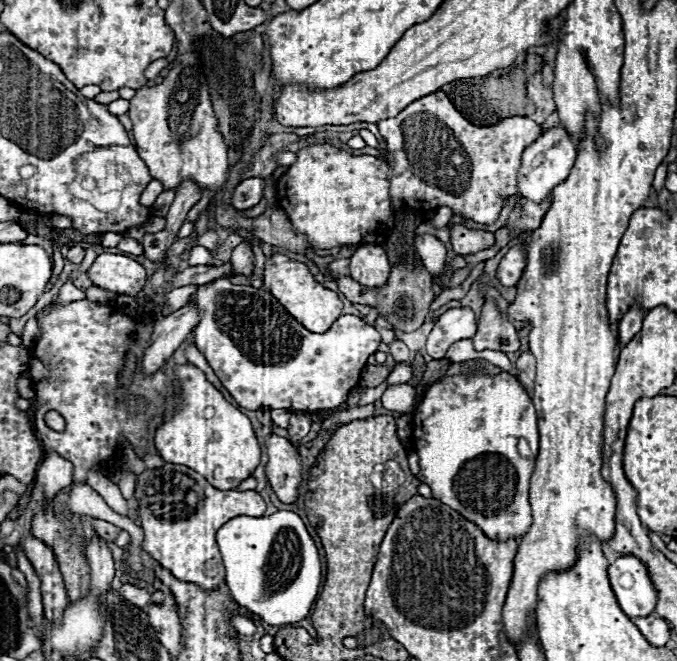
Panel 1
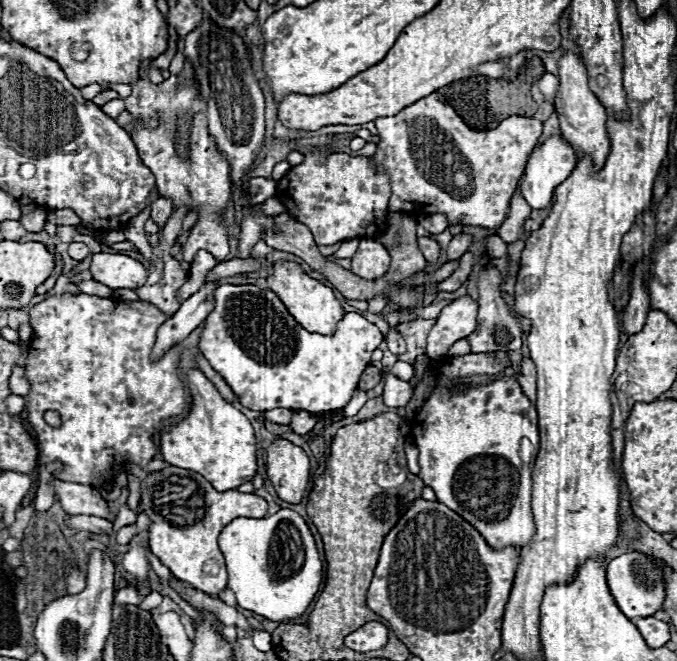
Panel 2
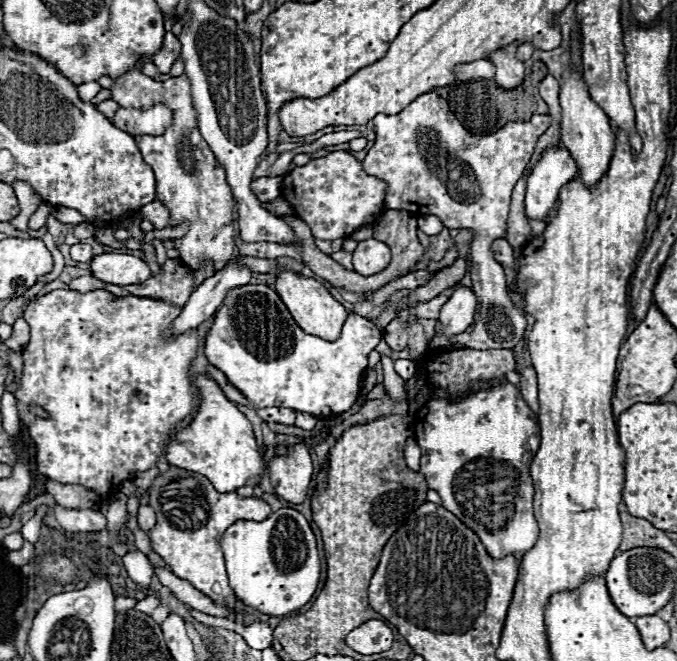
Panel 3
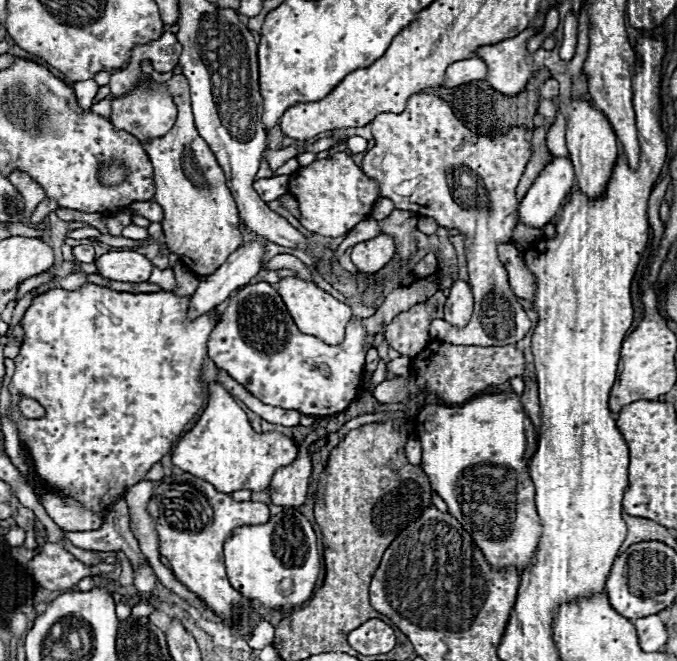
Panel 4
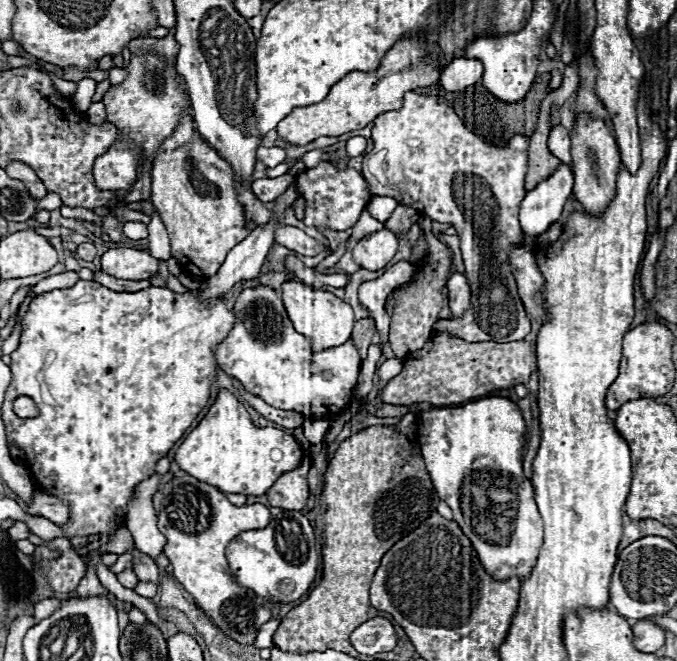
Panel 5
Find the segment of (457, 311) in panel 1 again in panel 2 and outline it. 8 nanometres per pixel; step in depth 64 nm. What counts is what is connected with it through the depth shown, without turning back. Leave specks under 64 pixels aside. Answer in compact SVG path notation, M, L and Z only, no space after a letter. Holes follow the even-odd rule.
M470 296L456 298L450 306L446 306L438 316L436 326L428 334L426 354L432 360L444 358L454 342L472 334L476 328L476 310L478 304Z

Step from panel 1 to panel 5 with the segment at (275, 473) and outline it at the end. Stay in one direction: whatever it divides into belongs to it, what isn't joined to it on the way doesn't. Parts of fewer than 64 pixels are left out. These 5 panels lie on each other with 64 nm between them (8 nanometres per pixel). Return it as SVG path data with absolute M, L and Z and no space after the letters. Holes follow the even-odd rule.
M304 456L300 466L280 474L274 486L268 490L270 506L278 506L284 510L302 510L308 500L308 482L306 482L308 470L310 458Z

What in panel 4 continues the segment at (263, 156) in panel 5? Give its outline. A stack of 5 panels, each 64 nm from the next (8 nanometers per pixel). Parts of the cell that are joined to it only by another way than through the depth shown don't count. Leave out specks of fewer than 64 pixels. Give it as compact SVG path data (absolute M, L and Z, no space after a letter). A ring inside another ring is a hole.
M296 146L282 148L282 150L266 150L266 152L264 152L264 158L268 160L268 164L270 164L272 170L278 170L278 168L284 166L290 158L296 158L296 156L298 156L298 148L296 148Z

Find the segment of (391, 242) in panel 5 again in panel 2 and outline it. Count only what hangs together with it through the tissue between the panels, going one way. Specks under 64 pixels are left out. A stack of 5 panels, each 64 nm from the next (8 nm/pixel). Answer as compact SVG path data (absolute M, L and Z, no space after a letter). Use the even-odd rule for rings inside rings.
M360 240L358 252L352 256L352 274L362 280L378 280L390 268L390 256L380 242Z

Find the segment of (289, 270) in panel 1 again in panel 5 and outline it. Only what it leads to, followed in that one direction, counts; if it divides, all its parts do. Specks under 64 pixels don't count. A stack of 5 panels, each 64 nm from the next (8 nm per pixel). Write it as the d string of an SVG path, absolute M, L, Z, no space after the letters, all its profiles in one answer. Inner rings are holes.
M288 280L282 284L282 300L284 300L284 306L288 310L288 316L294 324L294 328L300 334L310 336L314 340L314 344L312 344L314 350L340 346L350 338L350 332L354 326L354 312L346 302L336 298L332 292L312 288L302 282L296 282L296 280Z

